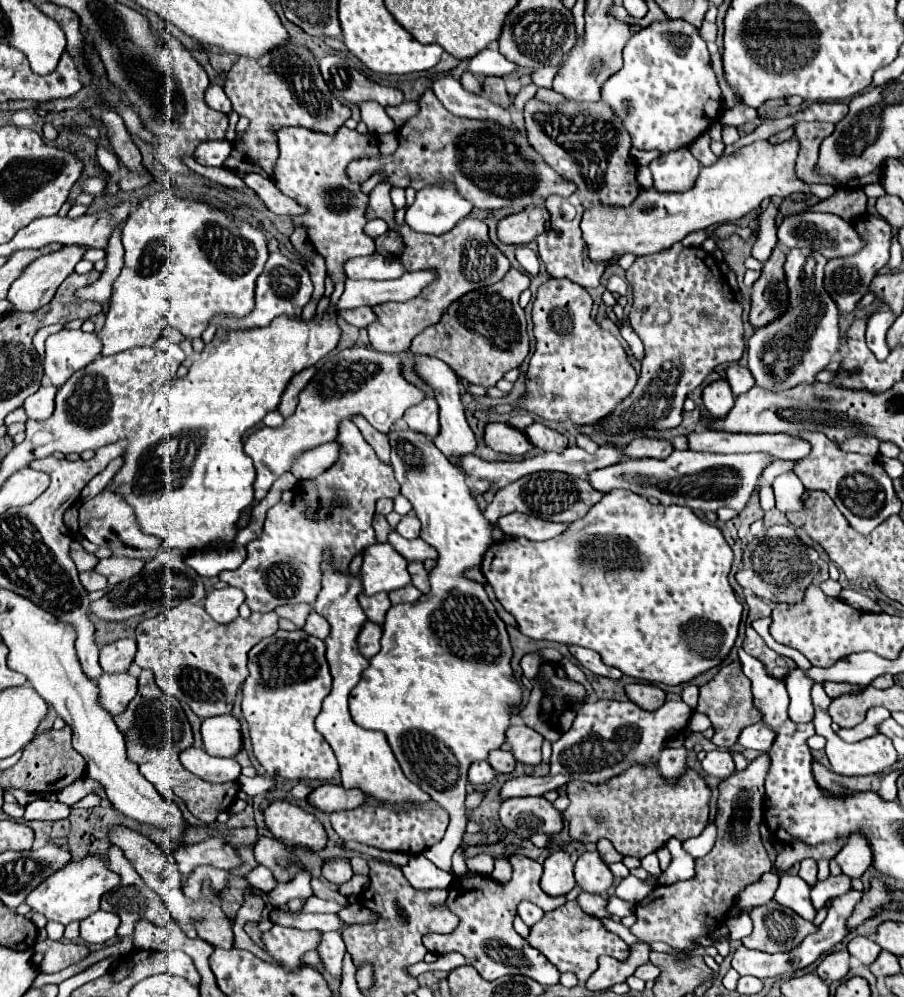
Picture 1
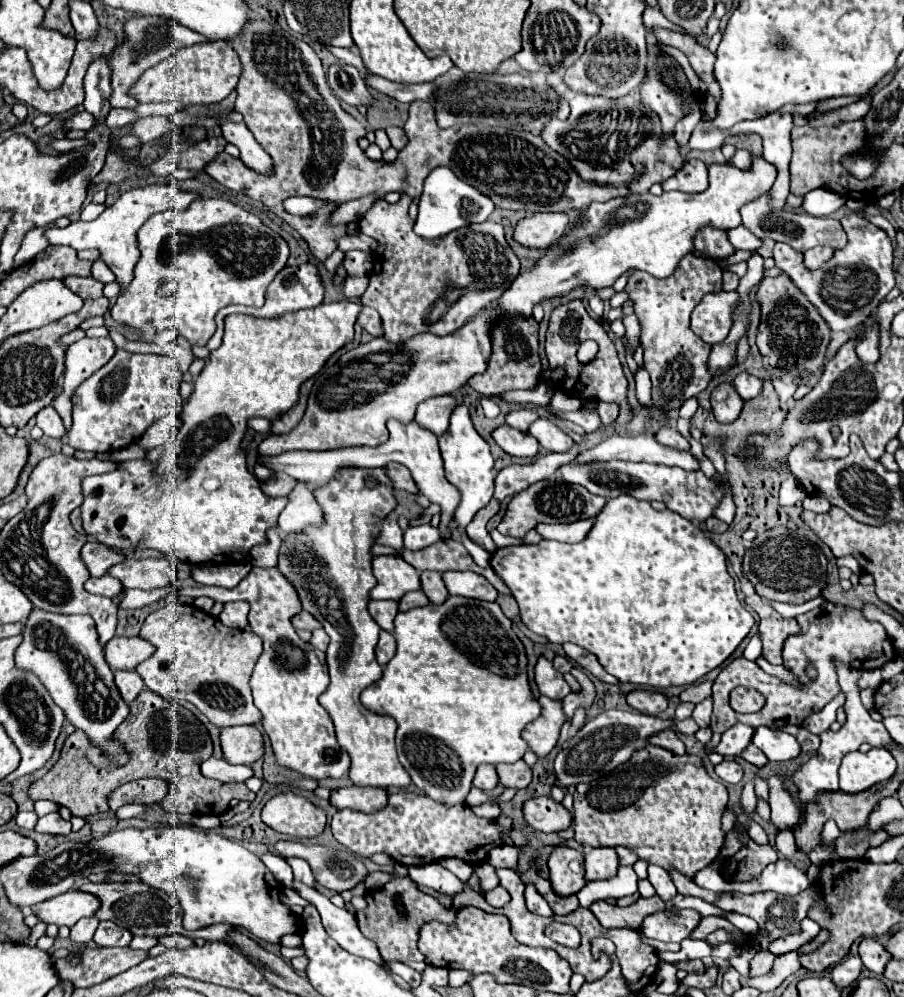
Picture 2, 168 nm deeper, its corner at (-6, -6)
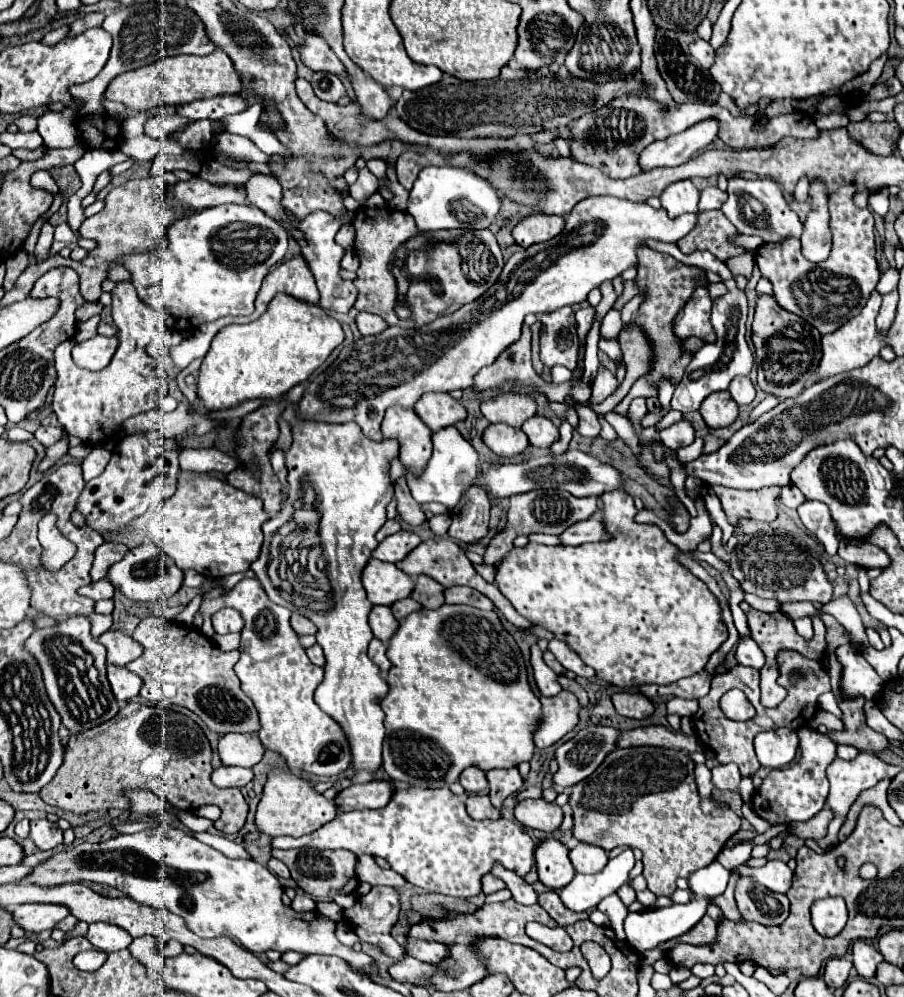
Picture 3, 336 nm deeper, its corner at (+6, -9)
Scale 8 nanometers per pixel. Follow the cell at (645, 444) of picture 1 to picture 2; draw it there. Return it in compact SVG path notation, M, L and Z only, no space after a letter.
M671 426L661 428L655 438L657 438L661 444L671 446L671 448L679 448L679 450L689 450L689 448L691 448L689 442L679 434L679 430L677 430L677 428L671 428Z

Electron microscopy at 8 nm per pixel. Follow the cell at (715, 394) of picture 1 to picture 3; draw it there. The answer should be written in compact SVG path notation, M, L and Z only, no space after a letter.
M717 391L717 393L709 395L707 399L703 399L699 413L705 419L707 427L711 427L711 429L727 427L737 417L737 403L731 399L729 391Z

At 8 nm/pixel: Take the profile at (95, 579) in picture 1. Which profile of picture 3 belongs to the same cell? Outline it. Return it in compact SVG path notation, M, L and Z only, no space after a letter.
M101 579L97 583L89 583L89 585L81 587L77 593L79 595L85 595L85 597L89 597L93 601L99 601L99 599L111 599L113 597L113 591L115 591L113 585L107 579Z

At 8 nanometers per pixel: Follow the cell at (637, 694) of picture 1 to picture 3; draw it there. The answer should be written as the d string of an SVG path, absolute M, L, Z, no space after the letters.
M629 691L617 693L617 695L613 695L613 705L619 715L631 717L631 719L645 719L645 717L653 715L653 711L655 711L651 699L645 697L643 693L629 693Z

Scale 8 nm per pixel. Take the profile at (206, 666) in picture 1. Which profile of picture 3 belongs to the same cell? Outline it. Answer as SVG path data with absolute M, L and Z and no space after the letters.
M147 615L131 635L143 645L143 655L127 665L129 671L143 679L141 697L153 703L171 701L175 705L187 707L203 719L203 723L219 733L255 733L259 731L257 711L239 687L239 679L233 671L239 661L239 651L221 651L211 639L207 639L197 627L181 625Z

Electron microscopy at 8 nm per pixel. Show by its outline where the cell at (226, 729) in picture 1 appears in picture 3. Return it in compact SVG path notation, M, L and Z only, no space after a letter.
M227 733L219 739L219 757L223 765L253 767L261 761L265 747L251 733Z

